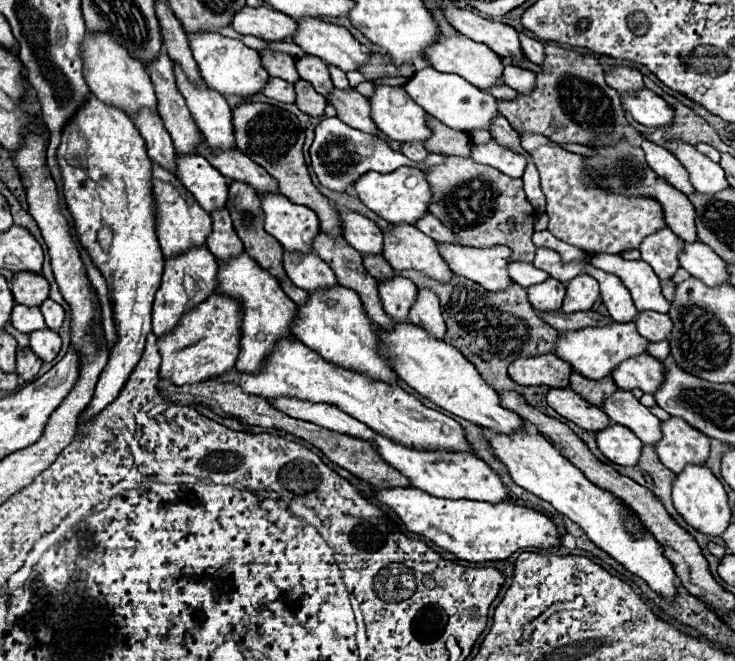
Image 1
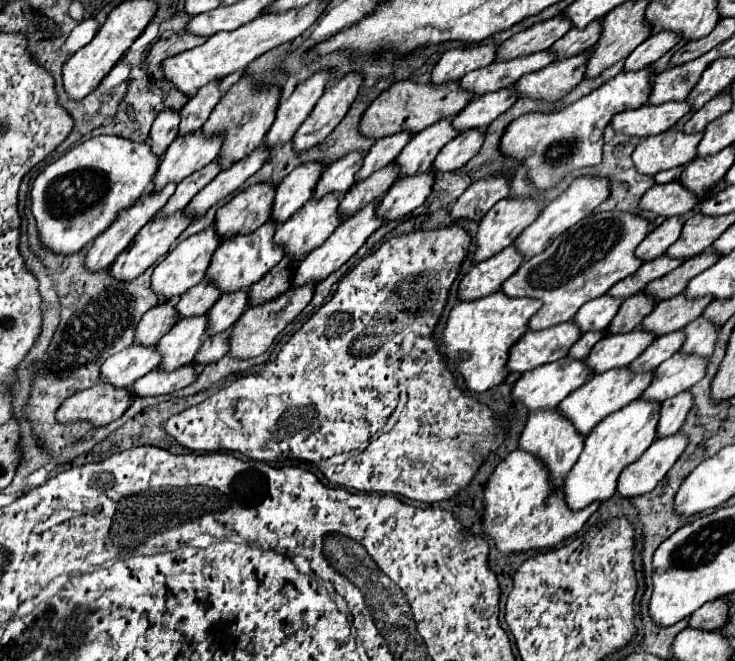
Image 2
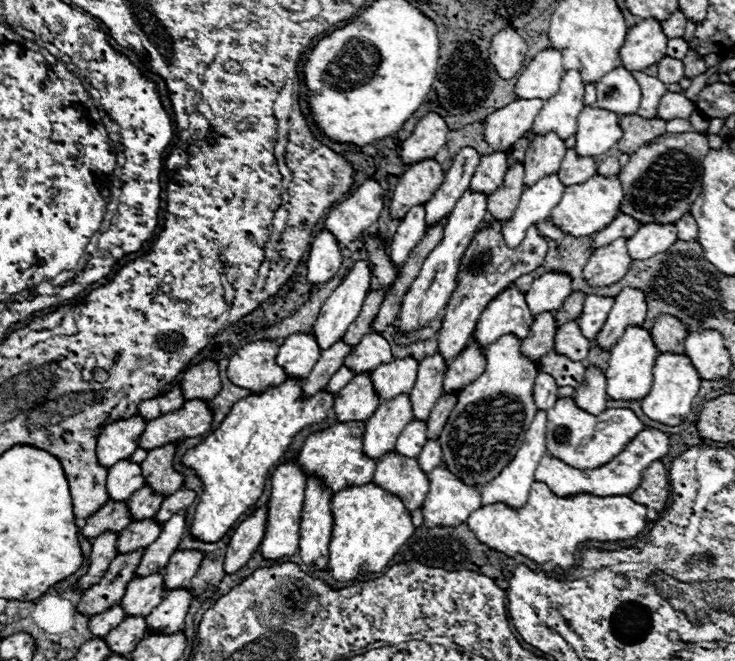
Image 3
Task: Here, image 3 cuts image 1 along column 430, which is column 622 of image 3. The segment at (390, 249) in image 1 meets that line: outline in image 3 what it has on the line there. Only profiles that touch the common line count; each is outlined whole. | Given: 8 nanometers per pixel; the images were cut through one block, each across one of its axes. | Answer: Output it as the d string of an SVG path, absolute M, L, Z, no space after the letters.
M614 240L590 256L582 276L590 286L610 286L628 274L630 264L632 260L626 250L626 240Z

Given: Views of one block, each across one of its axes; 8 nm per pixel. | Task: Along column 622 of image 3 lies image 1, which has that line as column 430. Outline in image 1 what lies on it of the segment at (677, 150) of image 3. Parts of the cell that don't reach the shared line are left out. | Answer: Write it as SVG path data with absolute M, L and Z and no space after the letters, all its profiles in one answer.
M446 156L442 164L424 170L432 190L428 212L448 226L456 236L458 244L464 246L494 246L502 244L512 250L510 262L532 262L536 246L532 244L536 212L526 200L522 180L514 180L496 168L478 164L462 156Z

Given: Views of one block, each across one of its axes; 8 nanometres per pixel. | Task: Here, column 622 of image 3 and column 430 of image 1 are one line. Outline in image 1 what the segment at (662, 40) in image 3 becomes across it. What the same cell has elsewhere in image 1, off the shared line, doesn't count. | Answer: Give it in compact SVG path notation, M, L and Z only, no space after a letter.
M438 36L434 40L432 46L424 48L424 58L428 60L428 64L438 70L438 72L446 72L446 74L458 74L462 76L466 82L478 86L478 88L490 88L494 84L504 84L500 74L504 68L504 62L500 62L498 54L494 54L490 48L486 48L484 44L478 44L466 36Z

